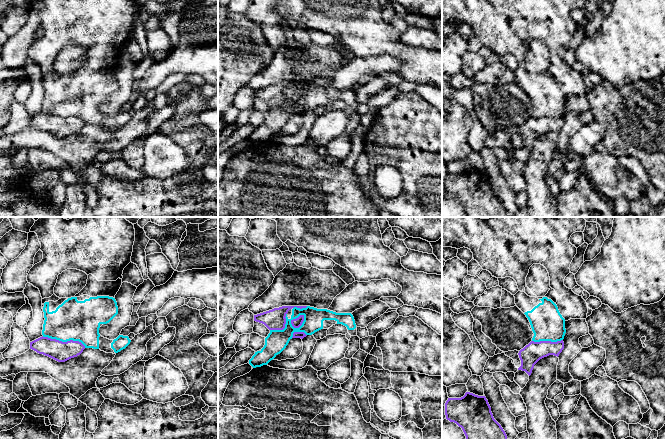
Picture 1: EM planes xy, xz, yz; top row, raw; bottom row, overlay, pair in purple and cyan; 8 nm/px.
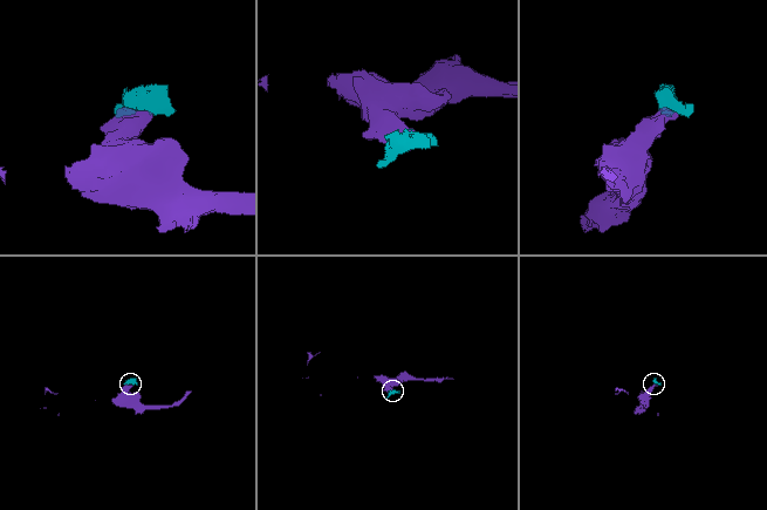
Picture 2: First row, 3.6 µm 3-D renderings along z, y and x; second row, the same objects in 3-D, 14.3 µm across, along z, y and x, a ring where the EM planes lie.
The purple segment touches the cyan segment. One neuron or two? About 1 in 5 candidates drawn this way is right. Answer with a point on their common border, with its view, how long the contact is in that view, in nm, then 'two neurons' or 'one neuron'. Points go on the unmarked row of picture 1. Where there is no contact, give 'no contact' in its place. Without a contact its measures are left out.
meets purple in xy at (64, 118); contact 360 nm long; two neurons

